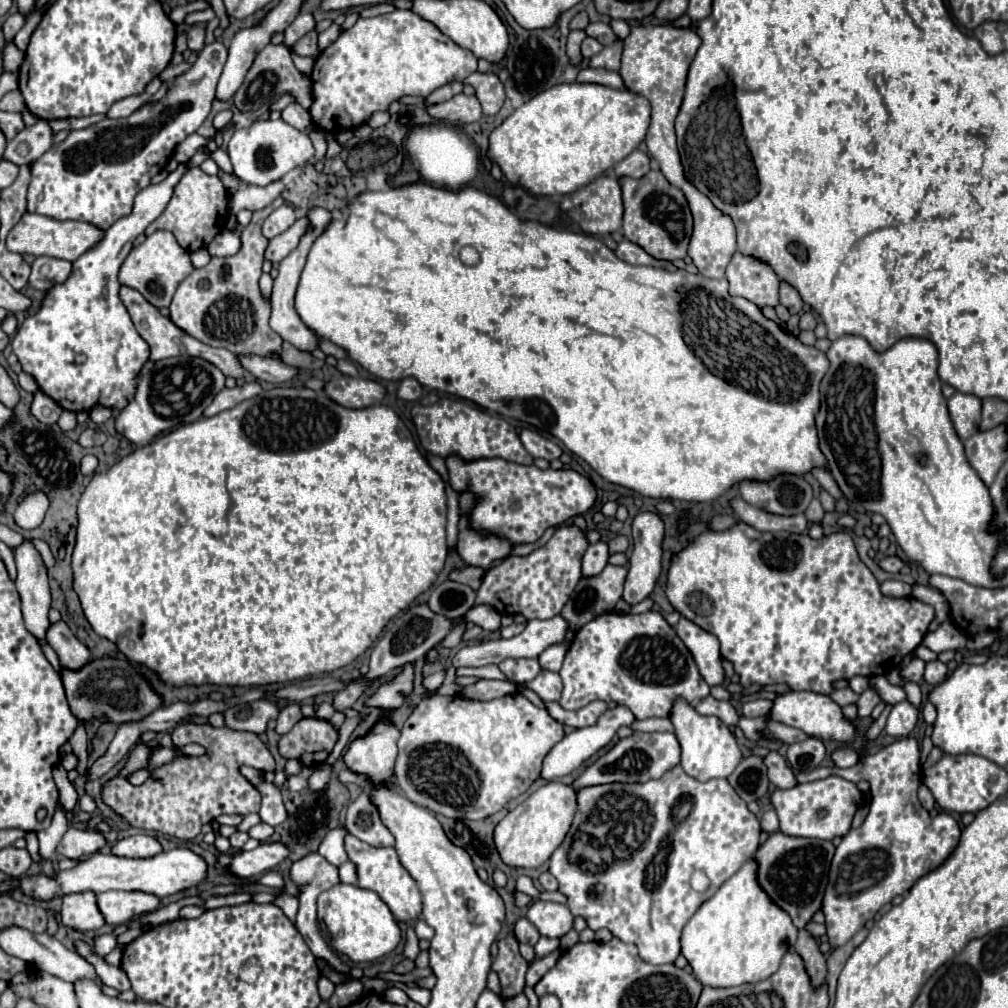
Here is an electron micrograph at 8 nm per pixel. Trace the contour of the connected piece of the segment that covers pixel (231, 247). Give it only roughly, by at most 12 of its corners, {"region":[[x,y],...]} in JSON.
{"region":[[220,232],[208,246],[210,256],[232,256],[240,250],[240,234]]}

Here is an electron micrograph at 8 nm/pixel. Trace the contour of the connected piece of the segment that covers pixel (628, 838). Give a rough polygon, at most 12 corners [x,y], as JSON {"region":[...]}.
{"region":[[728,780],[578,792],[550,858],[590,930],[680,954],[758,850]]}

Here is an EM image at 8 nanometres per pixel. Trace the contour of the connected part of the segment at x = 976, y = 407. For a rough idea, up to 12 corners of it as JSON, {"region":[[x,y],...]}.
{"region":[[956,392],[948,400],[962,440],[976,434],[982,400]]}

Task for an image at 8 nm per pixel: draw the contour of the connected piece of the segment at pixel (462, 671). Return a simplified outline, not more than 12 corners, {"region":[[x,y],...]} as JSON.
{"region":[[496,664],[458,668],[456,676],[504,680]]}

